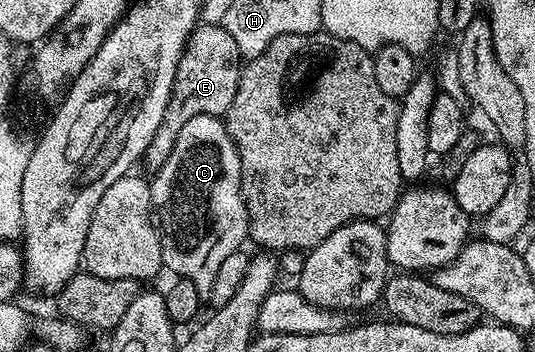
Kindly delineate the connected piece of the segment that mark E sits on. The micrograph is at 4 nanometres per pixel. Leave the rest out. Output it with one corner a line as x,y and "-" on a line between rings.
198,24
186,41
185,52
177,64
173,93
169,96
163,121
159,123
159,129
145,151
143,165
149,171
161,169
163,163
167,163
167,155
171,155
171,147
175,147
179,131
183,131
184,125
191,123
191,119
199,115
221,117
226,113
231,107
231,99
235,99
242,68
241,52
235,47
235,39
227,35
224,24

